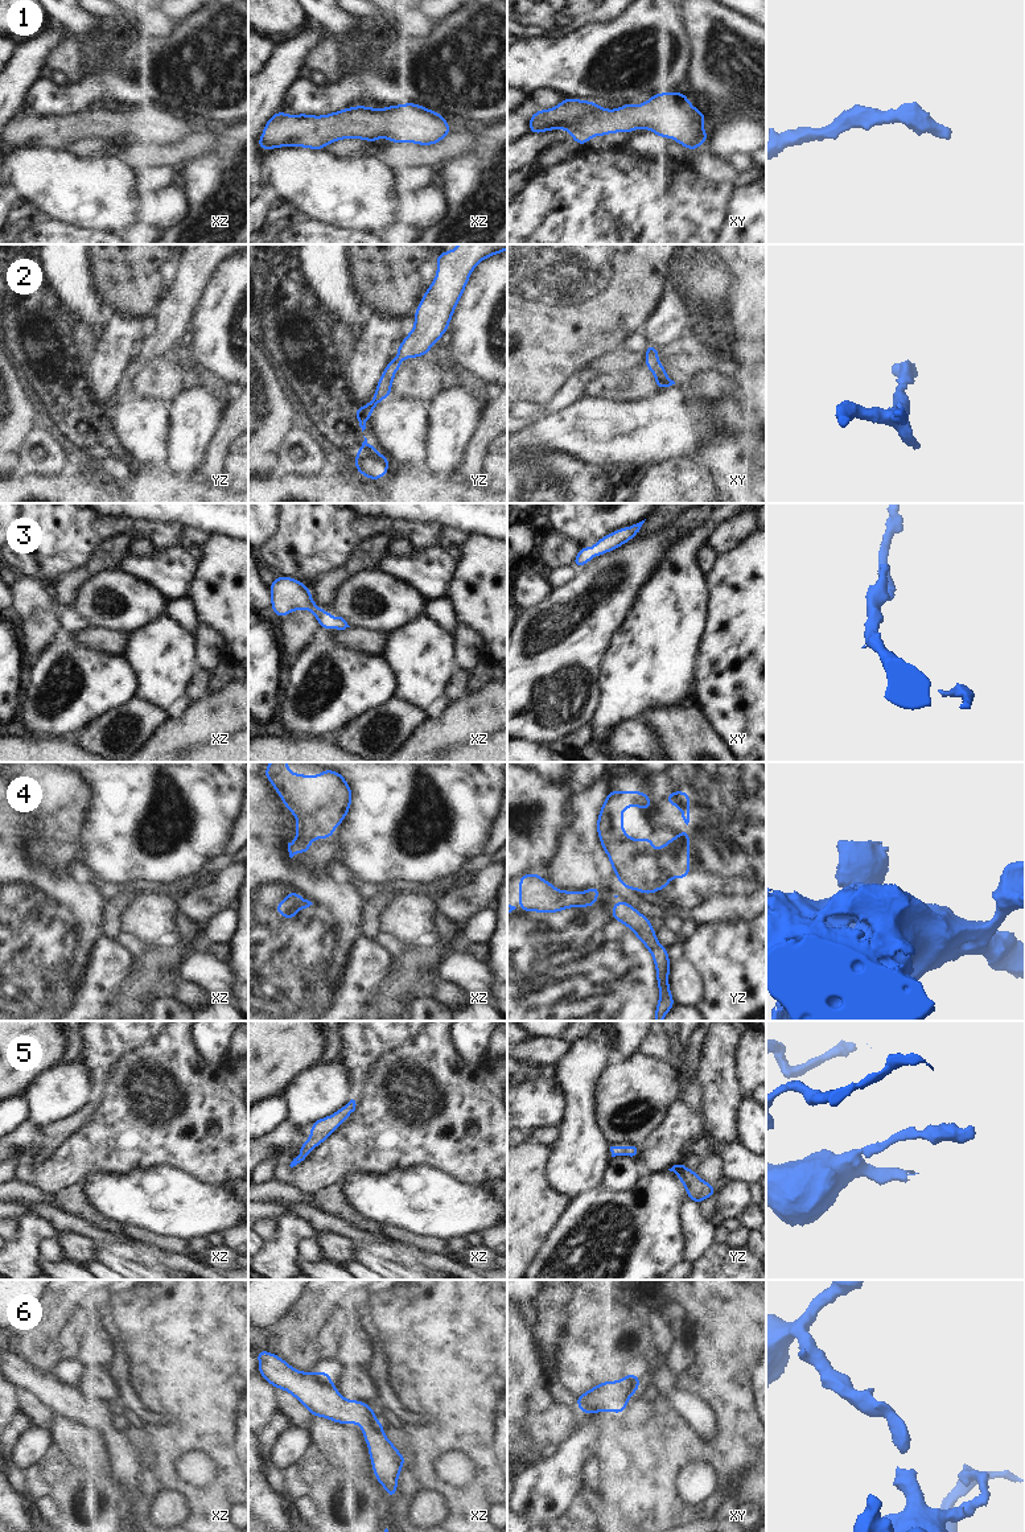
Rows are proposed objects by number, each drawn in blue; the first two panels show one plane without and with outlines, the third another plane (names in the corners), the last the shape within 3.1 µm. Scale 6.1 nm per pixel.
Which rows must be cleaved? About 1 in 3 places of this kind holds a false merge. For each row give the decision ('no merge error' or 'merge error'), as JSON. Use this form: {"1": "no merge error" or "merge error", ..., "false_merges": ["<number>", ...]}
{"1": "no merge error", "2": "no merge error", "3": "no merge error", "4": "merge error", "5": "no merge error", "6": "no merge error", "false_merges": ["4"]}

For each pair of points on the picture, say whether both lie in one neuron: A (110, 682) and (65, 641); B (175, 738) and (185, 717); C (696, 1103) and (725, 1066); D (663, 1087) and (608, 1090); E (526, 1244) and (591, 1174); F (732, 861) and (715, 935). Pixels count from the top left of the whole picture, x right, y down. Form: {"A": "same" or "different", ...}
{"A": "same", "B": "same", "C": "different", "D": "same", "E": "different", "F": "different"}

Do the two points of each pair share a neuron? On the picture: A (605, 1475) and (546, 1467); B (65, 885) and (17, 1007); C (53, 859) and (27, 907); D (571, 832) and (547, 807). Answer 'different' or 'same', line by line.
A: different
B: same
C: different
D: different

